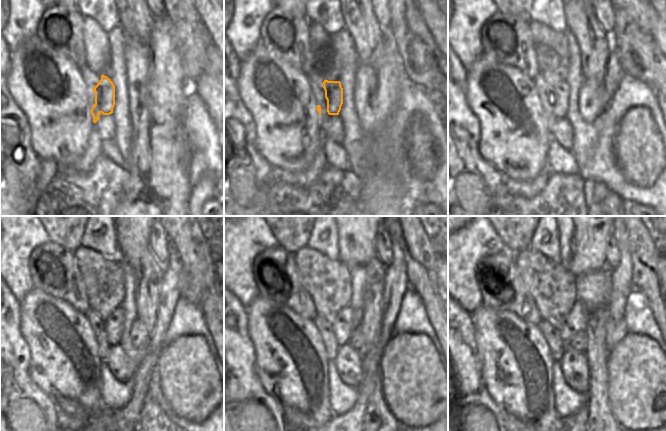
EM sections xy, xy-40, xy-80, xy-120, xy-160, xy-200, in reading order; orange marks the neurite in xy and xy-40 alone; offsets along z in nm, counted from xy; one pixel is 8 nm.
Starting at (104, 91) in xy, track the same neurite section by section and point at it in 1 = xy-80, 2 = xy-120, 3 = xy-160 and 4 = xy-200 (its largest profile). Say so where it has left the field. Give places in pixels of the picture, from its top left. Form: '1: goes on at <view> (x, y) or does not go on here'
1: goes on at xy-80 (561, 89)
2: goes on at xy-120 (115, 321)
3: goes on at xy-160 (344, 322)
4: goes on at xy-200 (576, 321)

